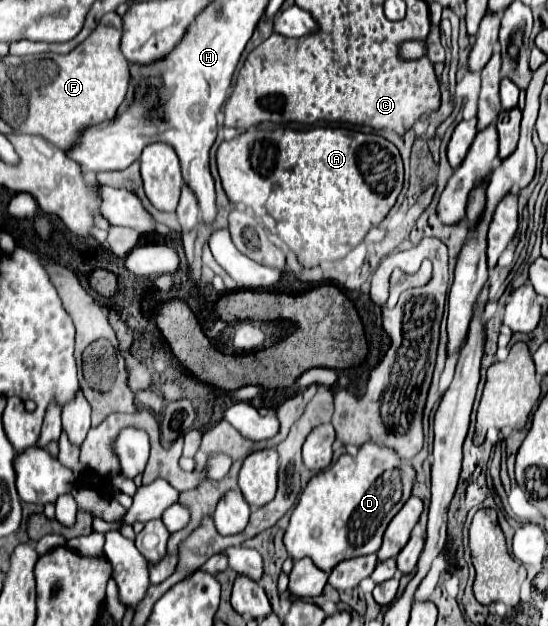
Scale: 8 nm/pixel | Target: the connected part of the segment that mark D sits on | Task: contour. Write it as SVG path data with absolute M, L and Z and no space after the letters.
M364 443L352 457L344 453L326 471L314 475L292 511L284 545L292 559L310 557L330 574L340 561L376 553L392 517L402 509L400 461L392 449Z

